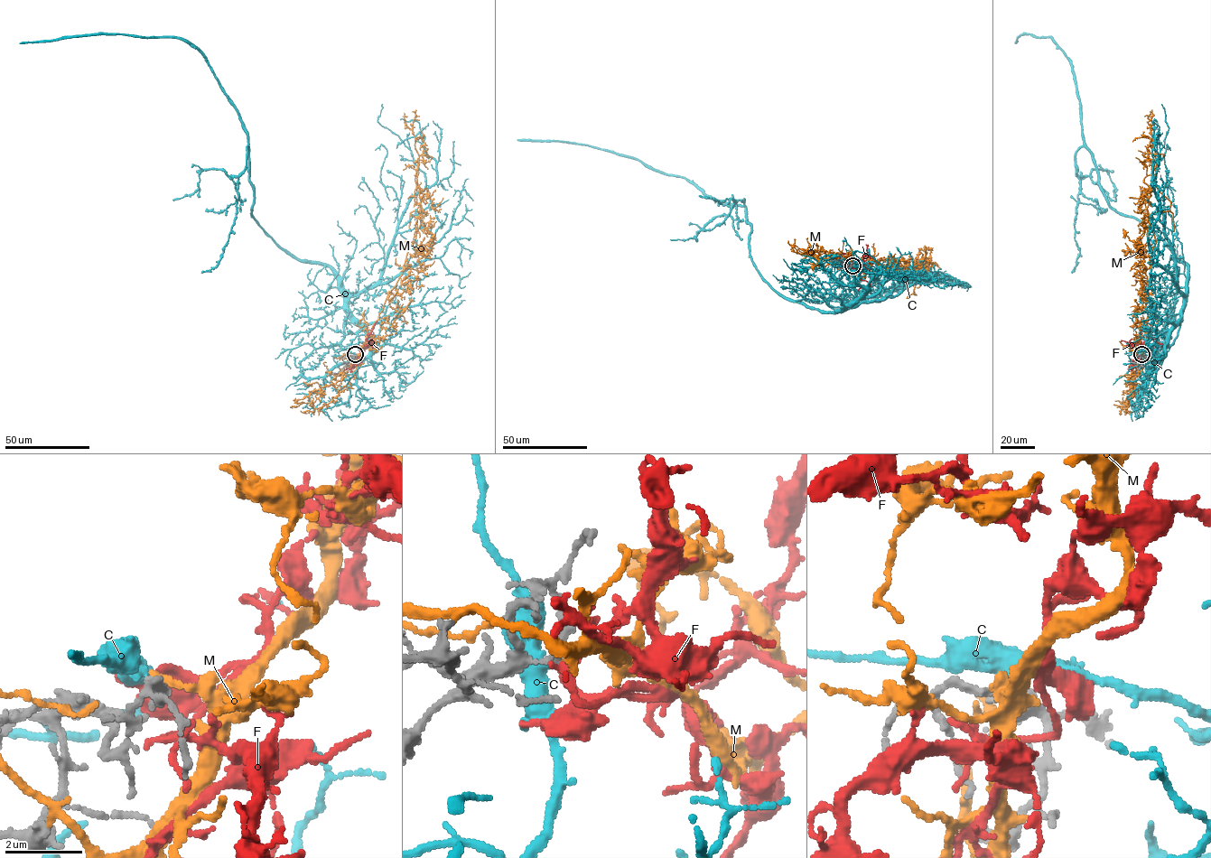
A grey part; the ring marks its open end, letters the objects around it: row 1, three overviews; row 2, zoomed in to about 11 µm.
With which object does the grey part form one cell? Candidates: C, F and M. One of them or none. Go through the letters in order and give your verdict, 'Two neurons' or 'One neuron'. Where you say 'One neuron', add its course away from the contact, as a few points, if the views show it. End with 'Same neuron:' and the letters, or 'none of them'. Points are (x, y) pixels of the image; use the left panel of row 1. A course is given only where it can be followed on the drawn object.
C: Two neurons
F: One neuron. Its course: (355, 354), (373, 339), (372, 343), (366, 339), (377, 321)
M: Two neurons
Same neuron: F

